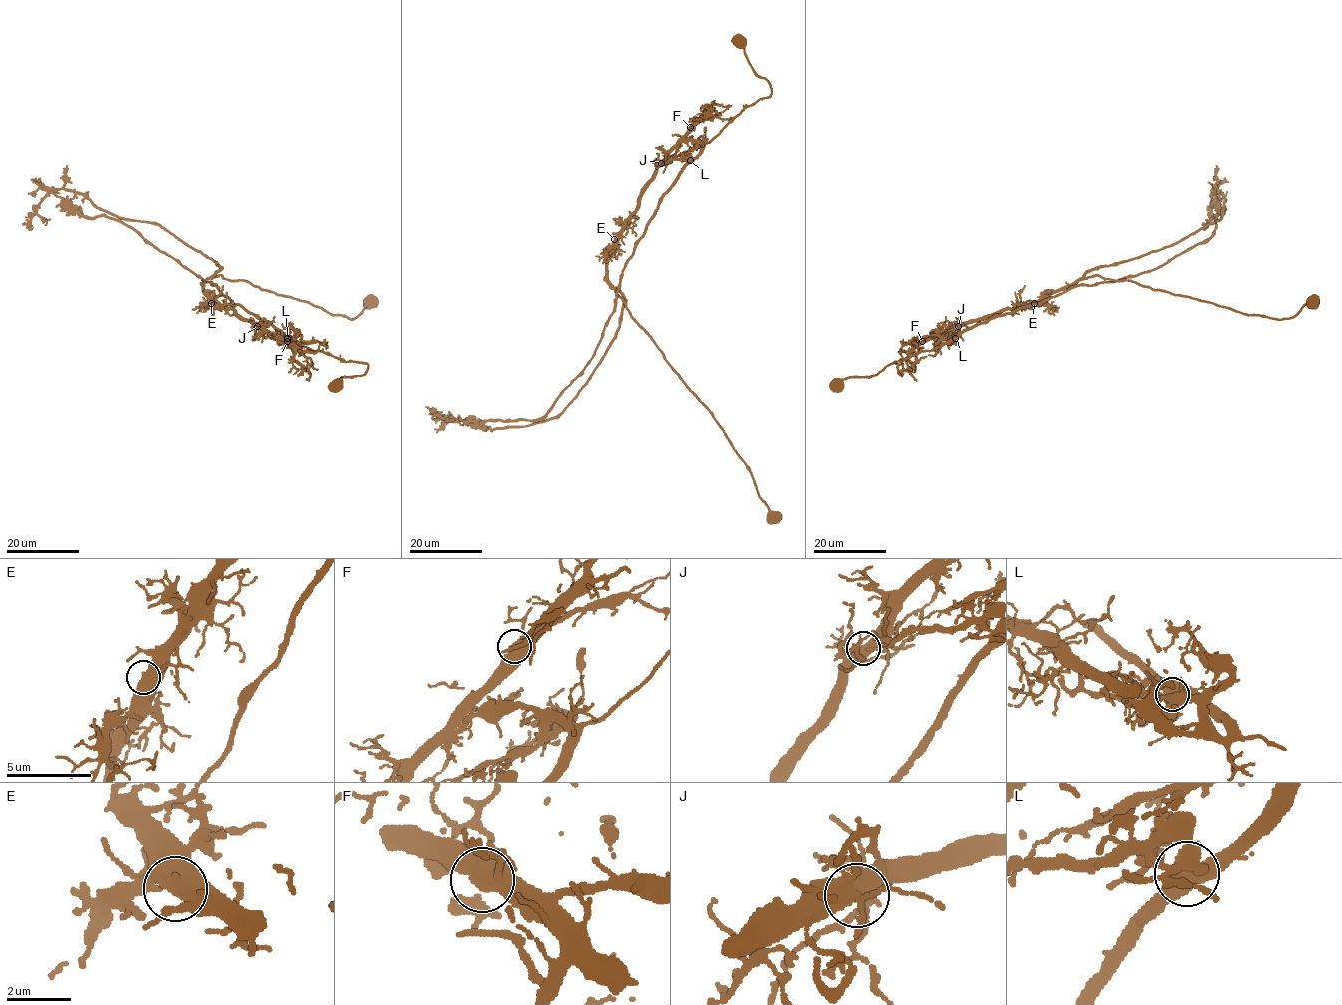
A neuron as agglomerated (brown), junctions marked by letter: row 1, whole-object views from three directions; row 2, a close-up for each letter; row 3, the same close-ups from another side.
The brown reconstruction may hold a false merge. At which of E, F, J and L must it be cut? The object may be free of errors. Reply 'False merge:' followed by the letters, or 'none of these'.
False merge: L

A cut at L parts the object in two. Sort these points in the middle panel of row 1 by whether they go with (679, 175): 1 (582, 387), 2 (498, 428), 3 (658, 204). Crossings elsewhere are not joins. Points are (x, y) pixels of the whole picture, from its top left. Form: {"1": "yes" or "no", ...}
{"1": "no", "2": "no", "3": "yes"}

